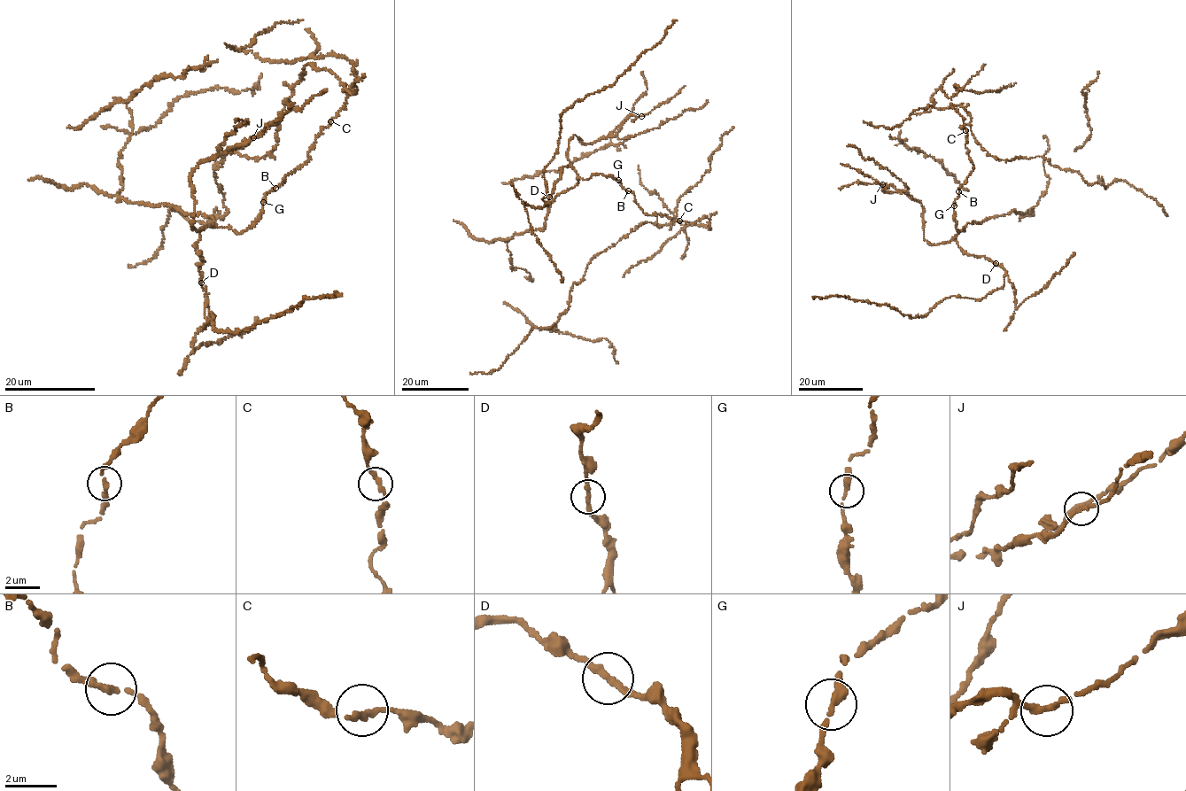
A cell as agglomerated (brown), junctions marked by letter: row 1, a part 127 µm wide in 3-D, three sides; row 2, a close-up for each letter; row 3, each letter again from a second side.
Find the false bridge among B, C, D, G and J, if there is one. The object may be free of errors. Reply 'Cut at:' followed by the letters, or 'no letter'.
Cut at: no letter

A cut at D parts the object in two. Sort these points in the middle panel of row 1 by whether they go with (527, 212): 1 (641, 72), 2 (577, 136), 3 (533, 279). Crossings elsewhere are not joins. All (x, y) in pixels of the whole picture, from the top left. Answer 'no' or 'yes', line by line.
1: no
2: no
3: no

